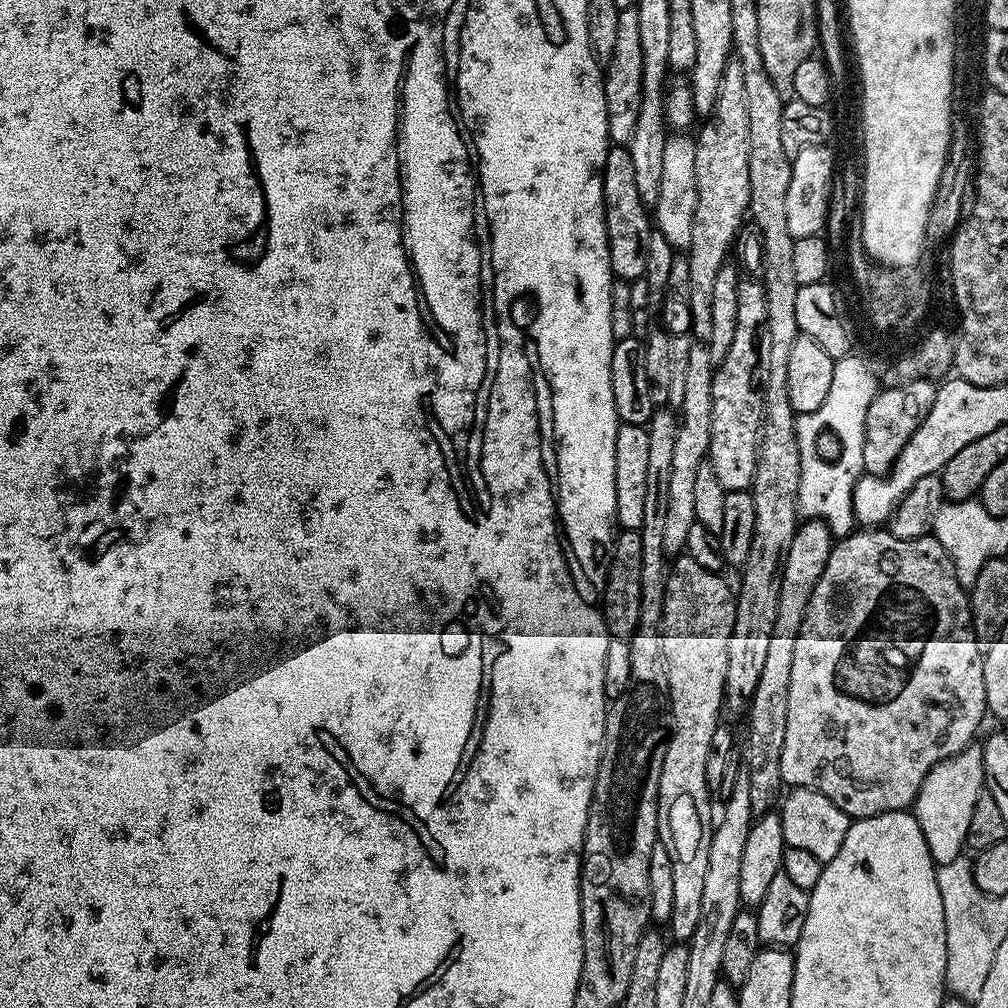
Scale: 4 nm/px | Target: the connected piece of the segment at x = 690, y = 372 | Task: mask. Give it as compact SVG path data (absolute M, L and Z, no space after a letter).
M692 343L682 404L678 409L680 425L678 426L678 438L674 442L674 458L670 473L670 502L666 502L664 551L668 554L684 552L686 537L690 535L690 526L697 523L694 514L694 482L698 478L698 466L702 466L708 458L710 414L714 411L713 371L714 365L708 353L707 343Z

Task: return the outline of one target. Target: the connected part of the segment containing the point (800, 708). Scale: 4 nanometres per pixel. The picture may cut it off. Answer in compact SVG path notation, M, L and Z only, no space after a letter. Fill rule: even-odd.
M853 530L847 536L837 539L833 543L830 558L826 558L826 568L822 570L822 576L818 578L818 582L814 586L814 594L810 594L810 602L806 606L802 618L802 630L798 630L798 642L794 642L794 663L790 674L790 703L786 709L786 742L782 742L781 781L792 788L809 788L810 790L818 790L818 794L826 794L826 798L830 798L830 802L834 802L834 806L838 806L838 810L842 810L850 818L857 820L883 812L903 812L915 805L918 790L922 786L926 774L930 774L930 770L935 764L951 756L957 756L960 751L977 739L976 731L979 730L980 723L983 722L987 712L984 652L980 641L976 639L976 631L972 628L970 596L958 582L952 560L946 554L946 550L942 550L942 546L937 542L936 537L929 534L922 538L903 540L902 538L894 538L894 534L887 530Z

